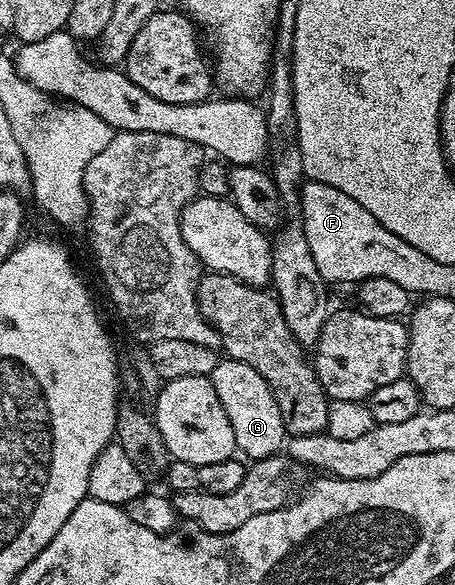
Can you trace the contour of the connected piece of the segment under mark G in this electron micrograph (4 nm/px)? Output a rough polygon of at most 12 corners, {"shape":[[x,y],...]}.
{"shape":[[221,359],[208,379],[250,462],[287,441],[263,375]]}

